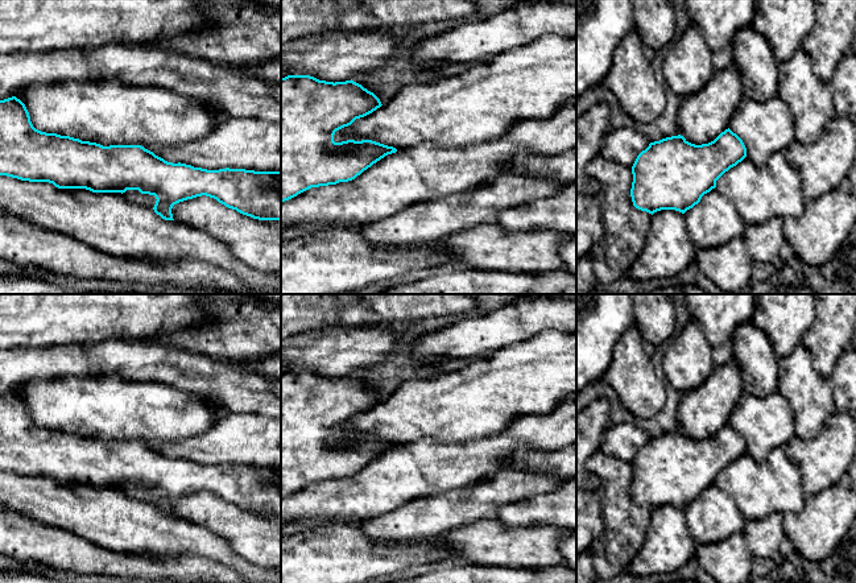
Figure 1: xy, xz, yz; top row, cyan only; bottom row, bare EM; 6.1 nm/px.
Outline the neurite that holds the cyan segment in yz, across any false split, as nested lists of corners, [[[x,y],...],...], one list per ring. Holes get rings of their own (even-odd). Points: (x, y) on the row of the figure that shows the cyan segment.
[[[733,63],[715,71],[706,87],[682,98],[677,116],[679,135],[650,142],[632,166],[633,206],[652,215],[661,210],[685,214],[715,189],[716,181],[747,157],[743,140],[729,129],[743,100],[743,78]]]

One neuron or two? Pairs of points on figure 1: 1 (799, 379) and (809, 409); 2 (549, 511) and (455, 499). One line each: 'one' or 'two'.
1: one
2: two

